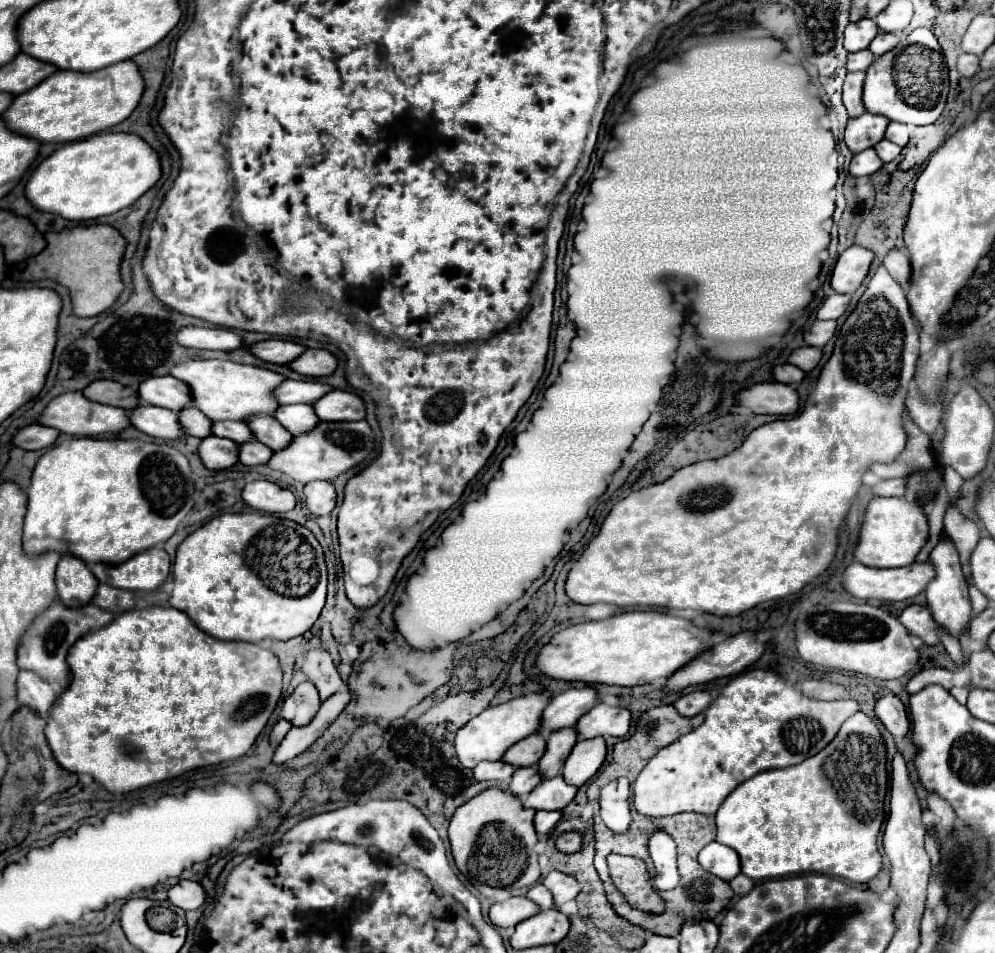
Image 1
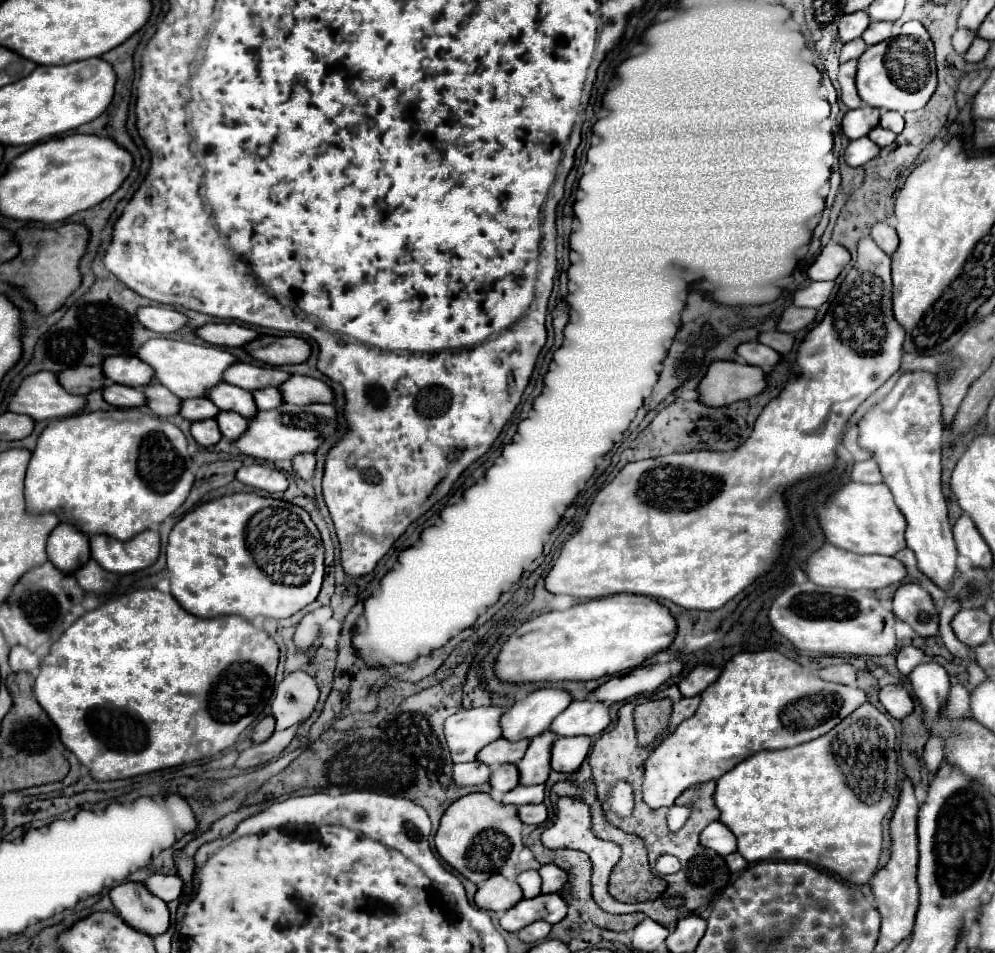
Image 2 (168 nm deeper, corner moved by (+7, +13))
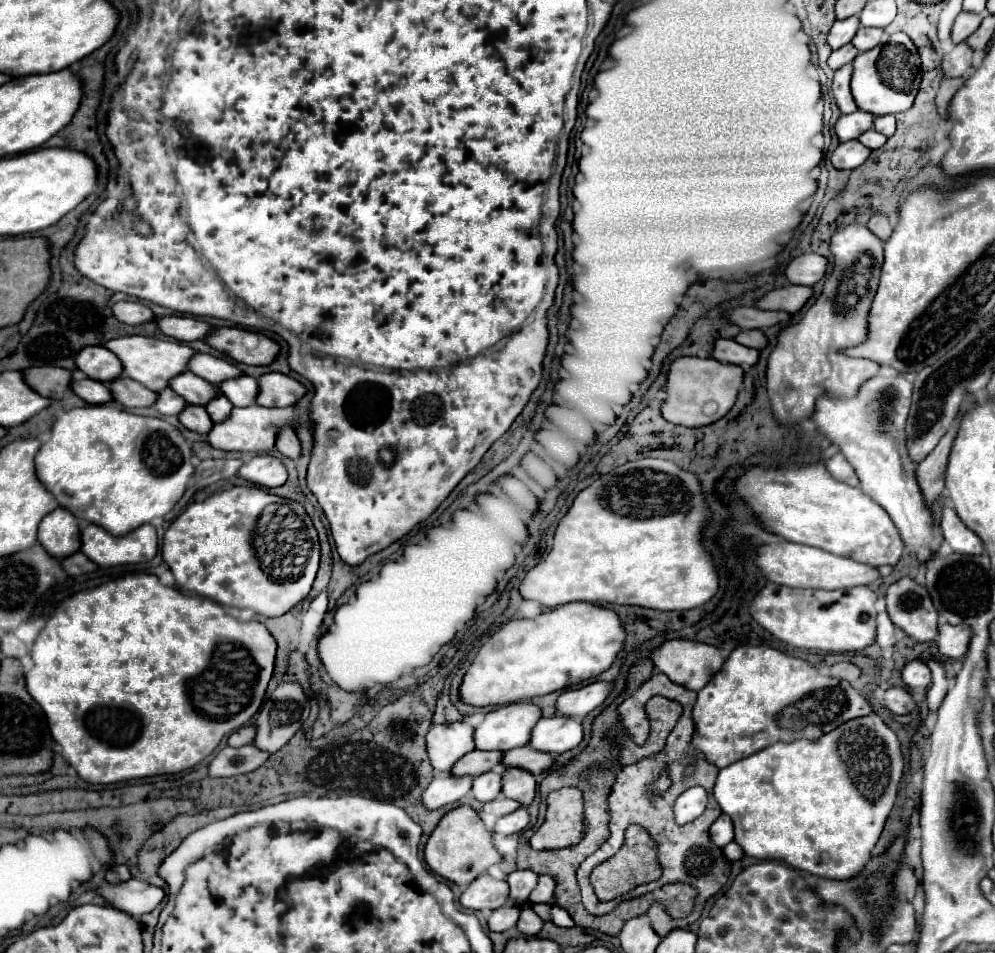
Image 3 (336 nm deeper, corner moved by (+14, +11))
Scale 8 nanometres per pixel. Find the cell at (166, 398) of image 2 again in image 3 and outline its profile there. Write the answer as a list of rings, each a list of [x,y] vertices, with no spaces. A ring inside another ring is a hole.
[[[118,376],[108,384],[108,388],[112,392],[112,398],[126,408],[150,406],[156,400],[156,392],[148,390],[146,386],[140,386],[136,380],[130,380],[128,376]]]

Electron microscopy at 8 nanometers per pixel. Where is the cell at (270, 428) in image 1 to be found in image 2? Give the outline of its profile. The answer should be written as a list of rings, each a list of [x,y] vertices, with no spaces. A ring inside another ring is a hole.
[[[219,384],[219,388],[213,388],[207,394],[209,400],[213,400],[221,410],[231,410],[241,414],[247,420],[253,420],[257,416],[257,406],[255,406],[255,398],[251,392],[235,388],[231,384]]]

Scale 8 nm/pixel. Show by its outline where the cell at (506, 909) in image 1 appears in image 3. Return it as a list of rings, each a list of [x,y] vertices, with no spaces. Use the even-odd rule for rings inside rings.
[[[480,874],[460,896],[460,904],[470,910],[494,910],[508,902],[508,884],[488,874]]]

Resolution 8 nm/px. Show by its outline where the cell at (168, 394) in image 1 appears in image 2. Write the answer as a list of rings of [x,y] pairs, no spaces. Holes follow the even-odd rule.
[[[117,356],[115,360],[105,360],[103,370],[107,380],[131,388],[145,388],[155,378],[155,370],[137,356]]]

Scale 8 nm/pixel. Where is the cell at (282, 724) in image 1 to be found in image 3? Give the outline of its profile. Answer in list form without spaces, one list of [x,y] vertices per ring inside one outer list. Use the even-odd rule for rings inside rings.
[[[244,726],[236,732],[230,734],[228,738],[228,746],[232,748],[240,748],[240,746],[246,746],[246,744],[252,744],[252,738],[256,736],[256,728],[254,726]]]

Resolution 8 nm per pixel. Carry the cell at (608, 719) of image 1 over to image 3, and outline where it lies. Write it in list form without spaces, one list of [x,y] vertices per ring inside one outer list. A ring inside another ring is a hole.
[[[550,716],[540,718],[532,728],[528,746],[546,752],[546,754],[562,754],[566,750],[576,748],[582,742],[582,724],[574,718]]]

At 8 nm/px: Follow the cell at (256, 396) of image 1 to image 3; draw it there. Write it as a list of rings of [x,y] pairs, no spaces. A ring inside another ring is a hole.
[[[120,336],[120,338],[104,342],[104,348],[108,348],[110,352],[114,352],[120,358],[124,376],[144,384],[146,388],[150,388],[154,392],[164,390],[164,386],[168,386],[170,378],[174,378],[176,374],[186,372],[186,362],[194,354],[194,350],[188,348],[186,344],[148,338],[148,336]]]

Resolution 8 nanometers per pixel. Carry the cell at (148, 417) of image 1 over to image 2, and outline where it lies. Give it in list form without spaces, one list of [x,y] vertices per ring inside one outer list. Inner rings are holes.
[[[111,384],[103,388],[103,398],[115,408],[139,408],[147,404],[143,390],[135,390],[131,386],[119,386],[119,384]]]

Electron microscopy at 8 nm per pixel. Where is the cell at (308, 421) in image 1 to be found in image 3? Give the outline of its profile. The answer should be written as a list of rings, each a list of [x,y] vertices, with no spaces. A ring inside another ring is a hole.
[[[238,376],[238,378],[230,378],[226,382],[220,384],[220,392],[234,404],[234,406],[250,406],[256,402],[256,394],[258,394],[258,380],[252,376]]]

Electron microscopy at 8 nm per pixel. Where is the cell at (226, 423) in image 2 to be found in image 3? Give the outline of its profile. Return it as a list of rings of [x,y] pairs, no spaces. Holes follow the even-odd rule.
[[[218,394],[216,398],[212,398],[208,404],[206,404],[206,412],[210,414],[212,422],[222,422],[224,418],[228,418],[230,410],[232,410],[232,402],[228,402],[228,398],[224,394]]]

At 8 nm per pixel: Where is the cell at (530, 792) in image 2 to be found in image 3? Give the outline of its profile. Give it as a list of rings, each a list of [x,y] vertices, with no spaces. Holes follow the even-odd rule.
[[[498,796],[496,800],[484,804],[484,810],[486,810],[486,812],[492,812],[494,816],[506,816],[506,814],[518,810],[518,808],[520,808],[520,806],[516,806],[516,802],[508,800],[508,798],[504,798],[504,796]]]

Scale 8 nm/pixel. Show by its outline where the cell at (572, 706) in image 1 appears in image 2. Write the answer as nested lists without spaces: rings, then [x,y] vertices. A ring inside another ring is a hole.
[[[541,688],[531,692],[503,714],[503,738],[521,740],[539,736],[549,730],[555,716],[559,716],[571,702],[571,694],[563,688]]]

